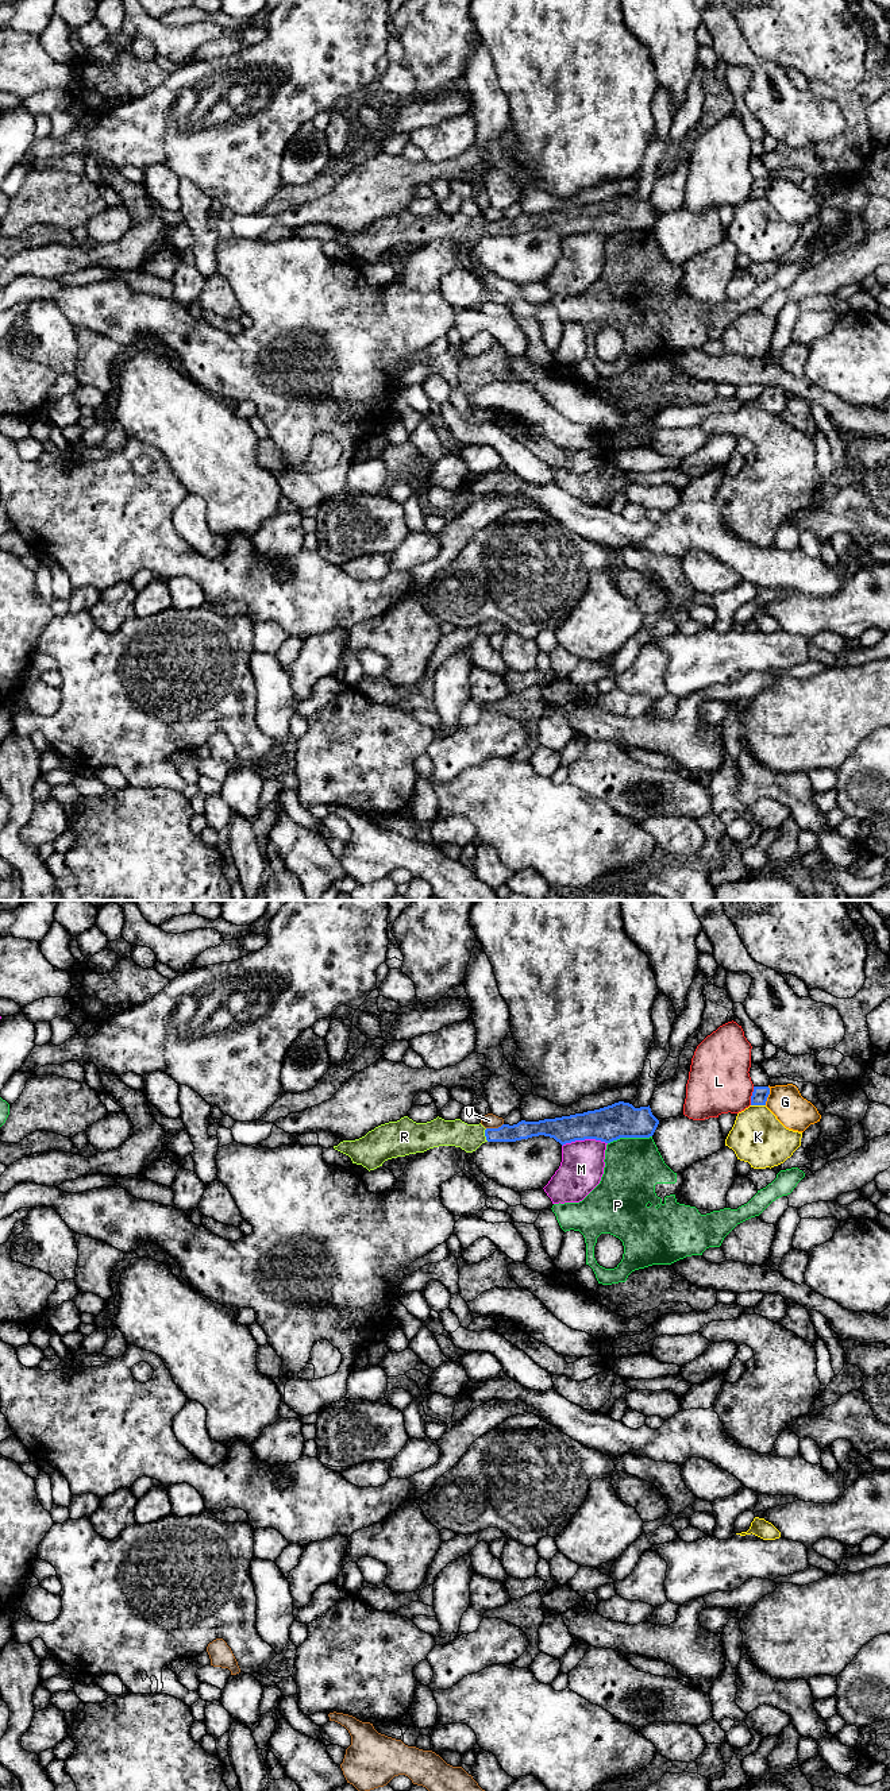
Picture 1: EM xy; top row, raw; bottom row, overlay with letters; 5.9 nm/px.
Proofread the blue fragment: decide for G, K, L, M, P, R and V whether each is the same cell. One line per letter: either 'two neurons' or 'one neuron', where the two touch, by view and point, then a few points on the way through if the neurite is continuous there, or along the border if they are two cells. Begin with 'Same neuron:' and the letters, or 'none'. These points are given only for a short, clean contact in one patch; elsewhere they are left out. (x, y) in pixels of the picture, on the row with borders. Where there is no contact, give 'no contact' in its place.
Same neuron: R
G: two neurons; contact xy (767, 1096); border xy (769, 1087), (765, 1104)
K: two neurons; contact xy (758, 1104); border xy (751, 1104), (765, 1106)
L: two neurons; contact xy (751, 1096)
M: two neurons; contact xy (584, 1139)
P: two neurons; contact xy (630, 1137)
R: one neuron; contact xy (485, 1135); way xy (523, 1130), (485, 1135), (462, 1135), (455, 1133)
V: two neurons; contact xy (494, 1128); border xy (503, 1123), (494, 1128), (486, 1128)

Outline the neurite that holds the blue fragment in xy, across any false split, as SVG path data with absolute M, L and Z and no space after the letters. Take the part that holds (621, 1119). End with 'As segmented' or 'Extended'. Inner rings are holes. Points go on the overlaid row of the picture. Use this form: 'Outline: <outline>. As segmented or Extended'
Outline: M624 1101L583 1113L539 1122L521 1120L498 1128L485 1128L481 1123L467 1124L461 1119L444 1120L439 1116L427 1123L416 1123L404 1116L375 1127L359 1139L343 1140L334 1149L370 1172L388 1159L439 1146L455 1146L473 1153L485 1142L516 1142L539 1135L554 1138L562 1146L585 1139L610 1143L620 1138L650 1138L658 1124L650 1105L635 1108Z. Extended

